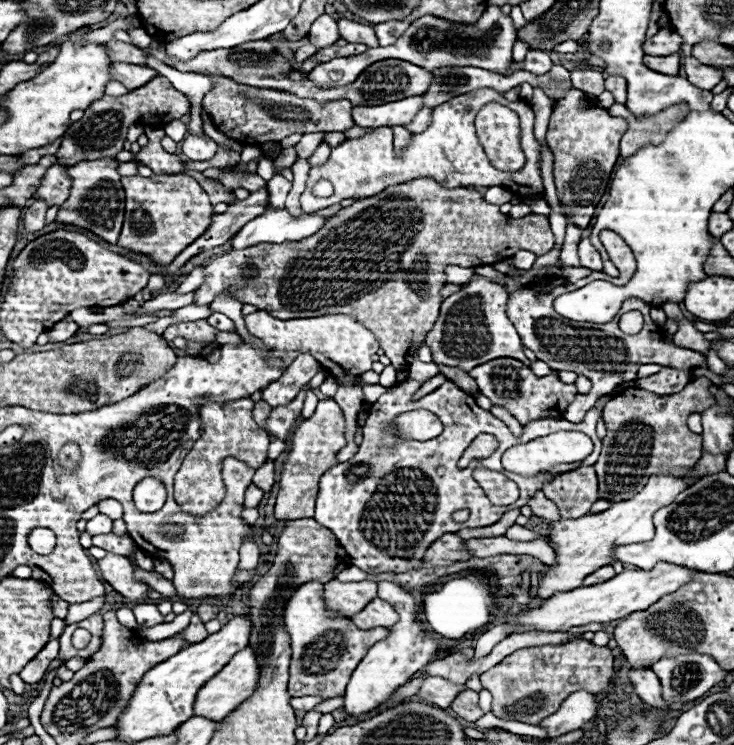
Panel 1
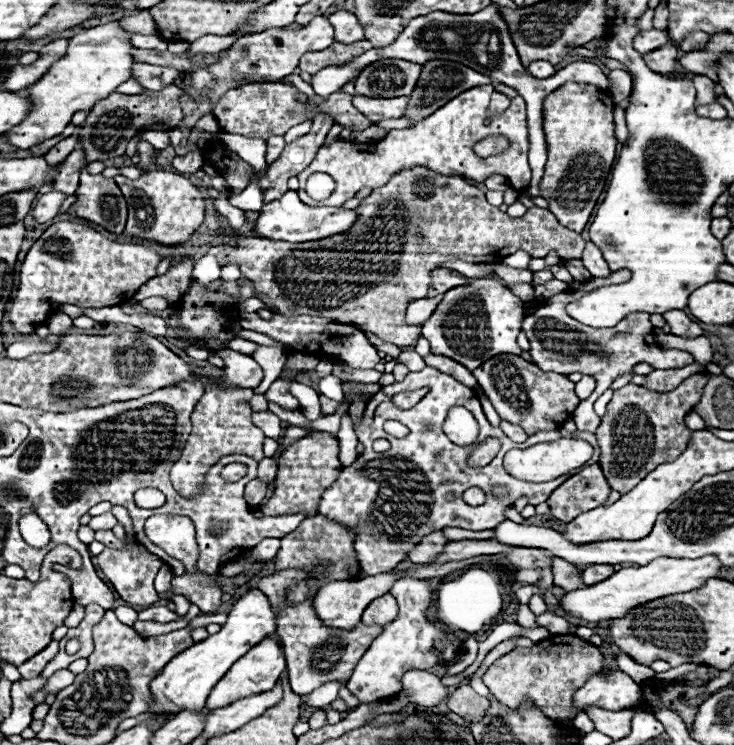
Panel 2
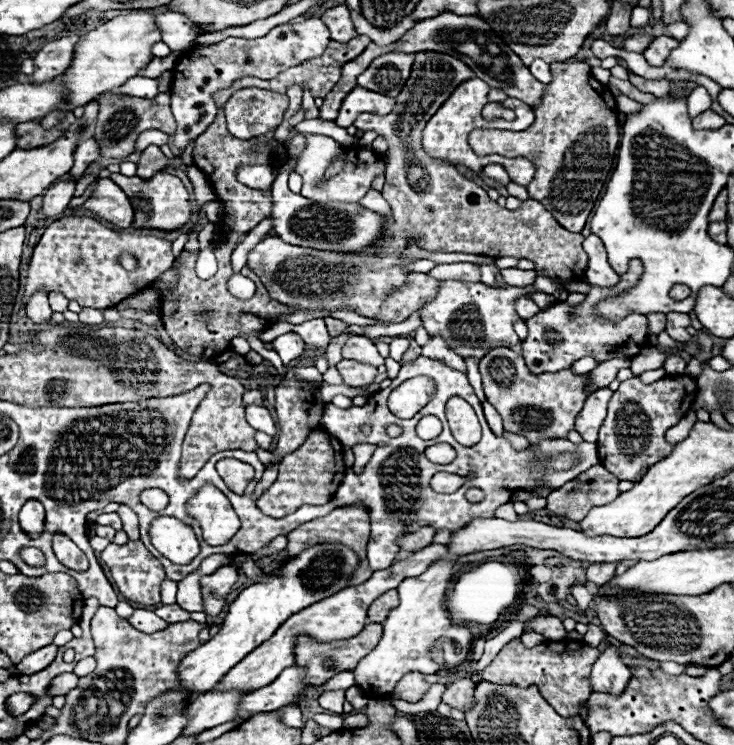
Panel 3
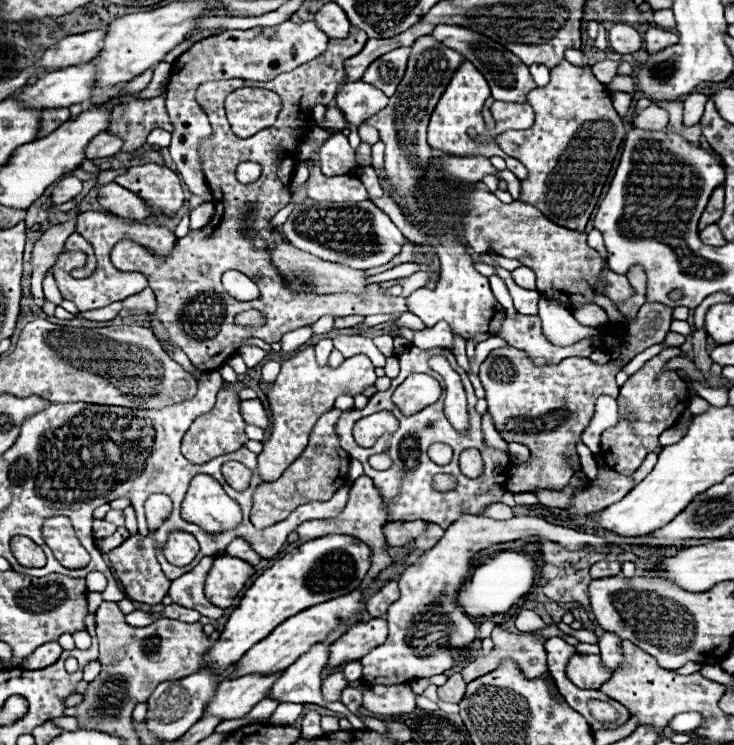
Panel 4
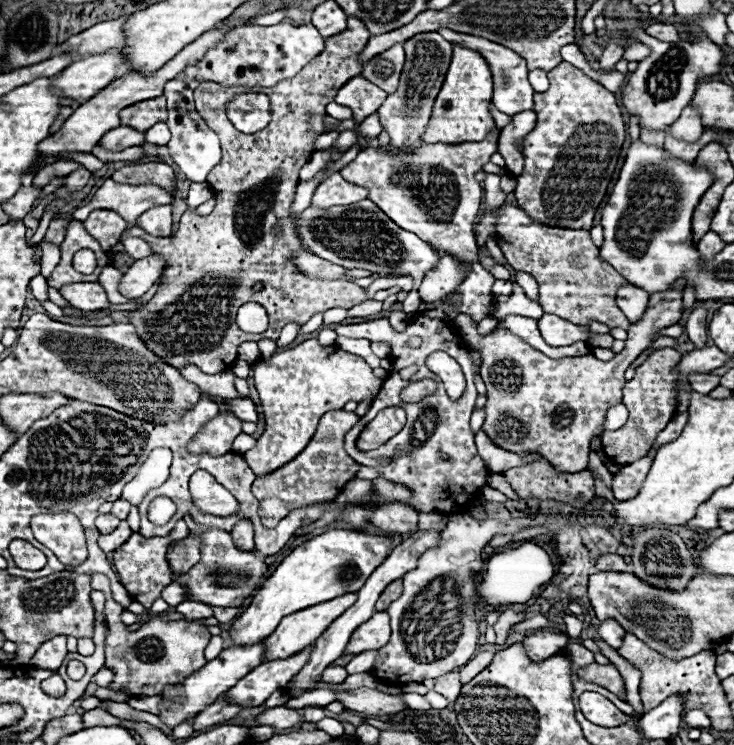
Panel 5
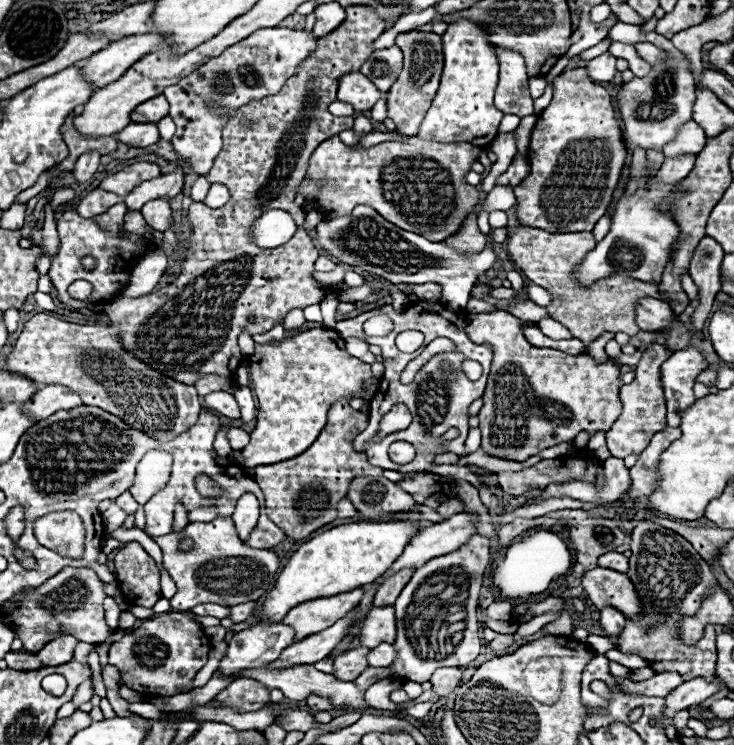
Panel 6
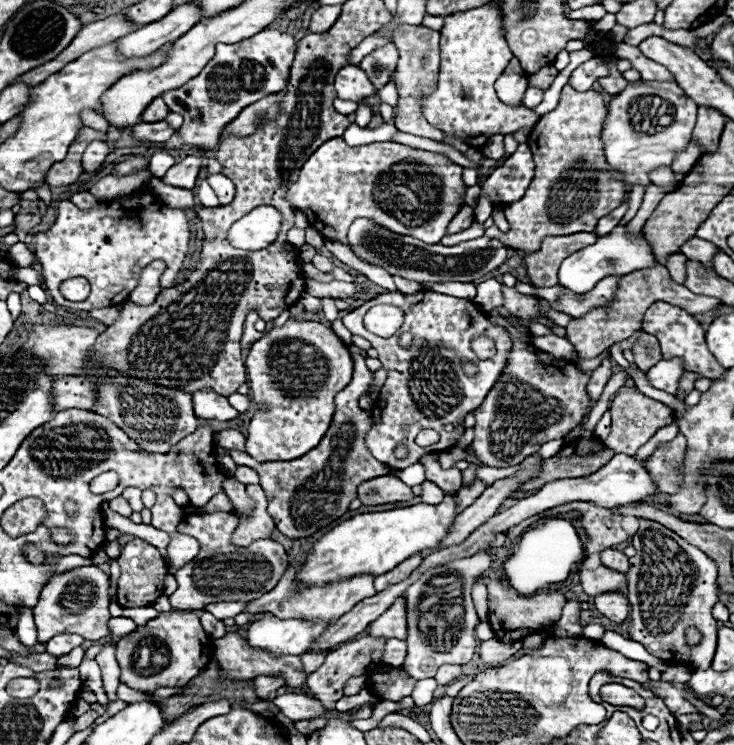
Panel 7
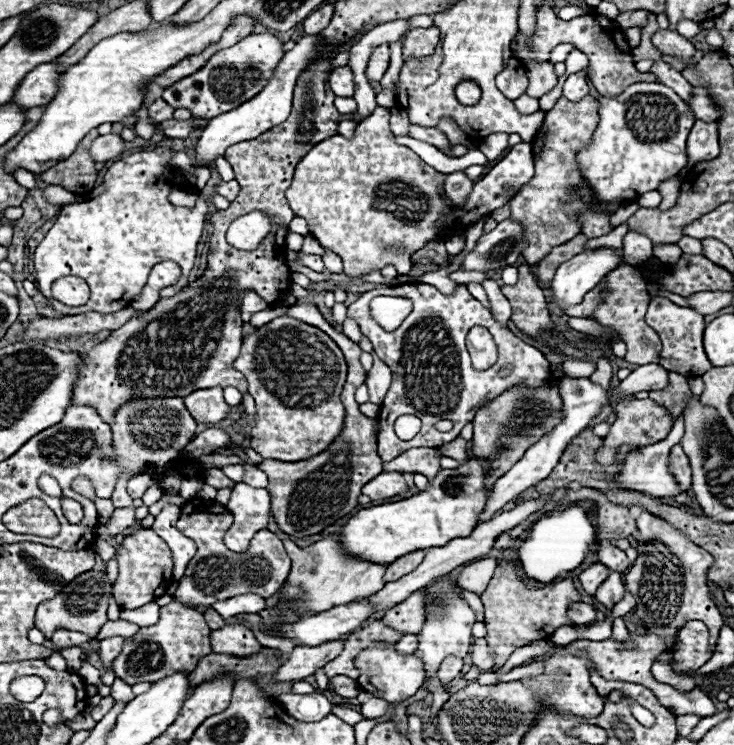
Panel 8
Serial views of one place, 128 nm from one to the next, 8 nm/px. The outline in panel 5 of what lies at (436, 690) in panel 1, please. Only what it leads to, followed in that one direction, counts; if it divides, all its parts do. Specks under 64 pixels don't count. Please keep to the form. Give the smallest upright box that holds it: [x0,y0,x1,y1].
[338,686,408,716]

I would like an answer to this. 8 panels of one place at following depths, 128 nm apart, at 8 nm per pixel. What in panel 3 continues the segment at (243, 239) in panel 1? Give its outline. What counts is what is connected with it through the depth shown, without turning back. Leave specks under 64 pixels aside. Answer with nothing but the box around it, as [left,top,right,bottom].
[272,166,382,250]

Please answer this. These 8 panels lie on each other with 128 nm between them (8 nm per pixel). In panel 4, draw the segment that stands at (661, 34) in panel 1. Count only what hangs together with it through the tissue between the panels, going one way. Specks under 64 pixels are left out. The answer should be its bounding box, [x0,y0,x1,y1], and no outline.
[608,24,642,54]

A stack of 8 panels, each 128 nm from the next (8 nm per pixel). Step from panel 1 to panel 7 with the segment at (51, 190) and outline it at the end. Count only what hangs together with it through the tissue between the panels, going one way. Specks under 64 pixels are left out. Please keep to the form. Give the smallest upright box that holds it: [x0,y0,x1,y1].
[132,122,174,142]

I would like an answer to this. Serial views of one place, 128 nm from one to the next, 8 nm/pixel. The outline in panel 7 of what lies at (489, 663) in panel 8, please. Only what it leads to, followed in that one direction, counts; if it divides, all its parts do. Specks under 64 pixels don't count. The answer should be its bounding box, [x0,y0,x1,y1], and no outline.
[478,638,522,666]

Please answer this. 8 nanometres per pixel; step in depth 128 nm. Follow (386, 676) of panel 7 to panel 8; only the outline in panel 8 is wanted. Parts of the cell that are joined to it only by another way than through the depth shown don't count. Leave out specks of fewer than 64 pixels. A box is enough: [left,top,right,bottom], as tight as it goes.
[356,644,426,702]

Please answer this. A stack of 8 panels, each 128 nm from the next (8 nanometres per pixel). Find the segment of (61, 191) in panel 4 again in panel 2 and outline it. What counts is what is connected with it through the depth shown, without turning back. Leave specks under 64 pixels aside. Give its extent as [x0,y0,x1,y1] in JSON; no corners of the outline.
[32,192,64,224]

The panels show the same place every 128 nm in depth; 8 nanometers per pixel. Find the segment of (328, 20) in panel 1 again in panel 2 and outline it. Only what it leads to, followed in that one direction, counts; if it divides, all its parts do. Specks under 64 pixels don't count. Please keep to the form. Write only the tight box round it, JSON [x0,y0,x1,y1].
[180,16,334,128]

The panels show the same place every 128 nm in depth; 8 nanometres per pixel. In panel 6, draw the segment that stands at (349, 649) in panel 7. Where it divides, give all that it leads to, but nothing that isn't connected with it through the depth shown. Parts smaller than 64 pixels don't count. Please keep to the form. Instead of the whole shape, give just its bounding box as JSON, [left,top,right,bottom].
[306,648,368,712]

